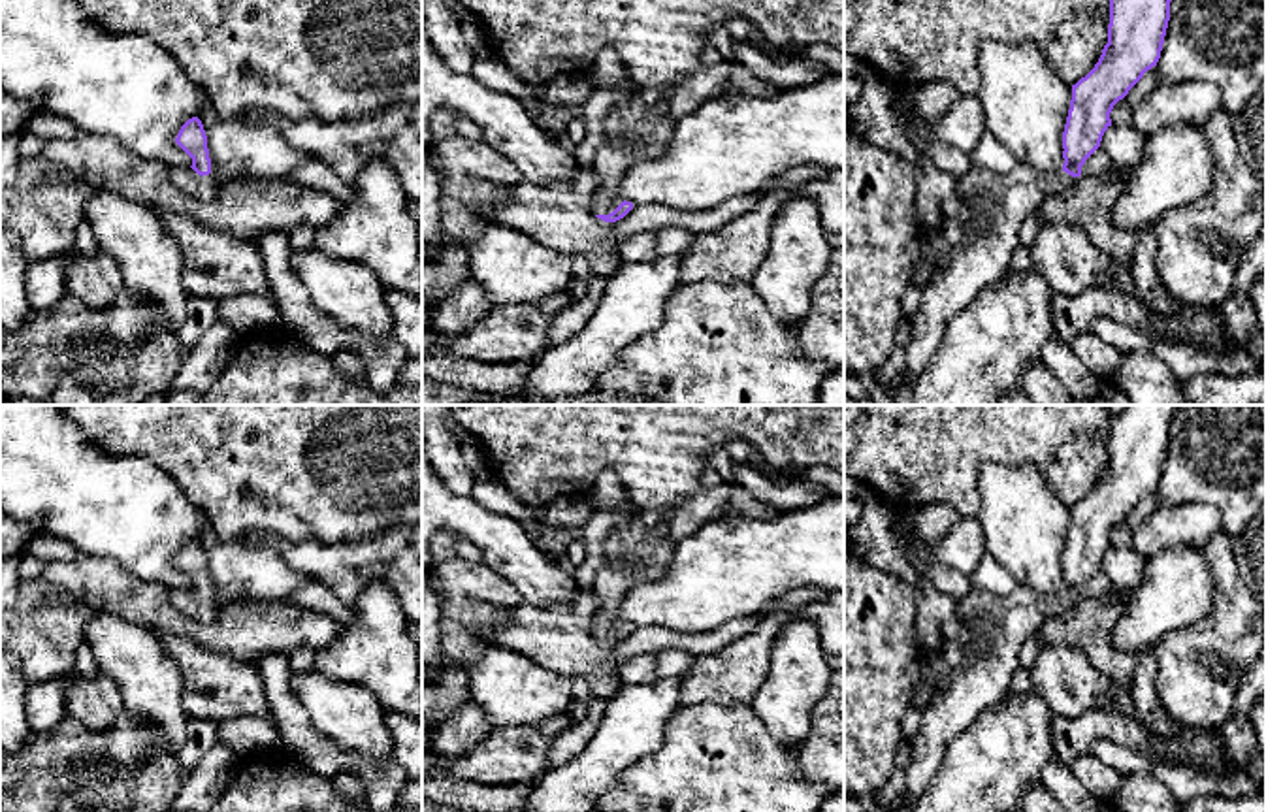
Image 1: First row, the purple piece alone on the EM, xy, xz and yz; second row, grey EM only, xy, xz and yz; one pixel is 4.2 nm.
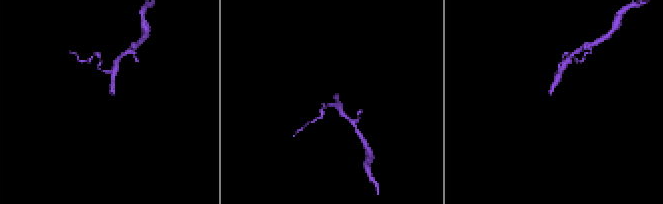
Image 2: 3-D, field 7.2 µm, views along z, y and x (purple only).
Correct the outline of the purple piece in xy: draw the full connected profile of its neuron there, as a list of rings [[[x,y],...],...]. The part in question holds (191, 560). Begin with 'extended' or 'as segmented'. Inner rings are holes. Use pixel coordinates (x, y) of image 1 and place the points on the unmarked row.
extended; [[[198,539],[188,541],[181,548],[175,565],[192,580],[192,588],[171,590],[171,601],[194,618],[213,620],[217,612],[217,601],[211,597],[207,558],[202,543]]]

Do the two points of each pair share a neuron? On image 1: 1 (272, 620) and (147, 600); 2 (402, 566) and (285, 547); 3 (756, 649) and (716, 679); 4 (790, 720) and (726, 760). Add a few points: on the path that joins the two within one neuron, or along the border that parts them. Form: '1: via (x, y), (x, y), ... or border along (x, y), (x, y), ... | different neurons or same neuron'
1: via (242, 630), (196, 630), (178, 620) | same neuron
2: via (373, 562), (319, 562), (313, 558) | same neuron
3: via (746, 658), (726, 679) | same neuron
4: border along (750, 705), (784, 745), (797, 747), (807, 739) | different neurons

